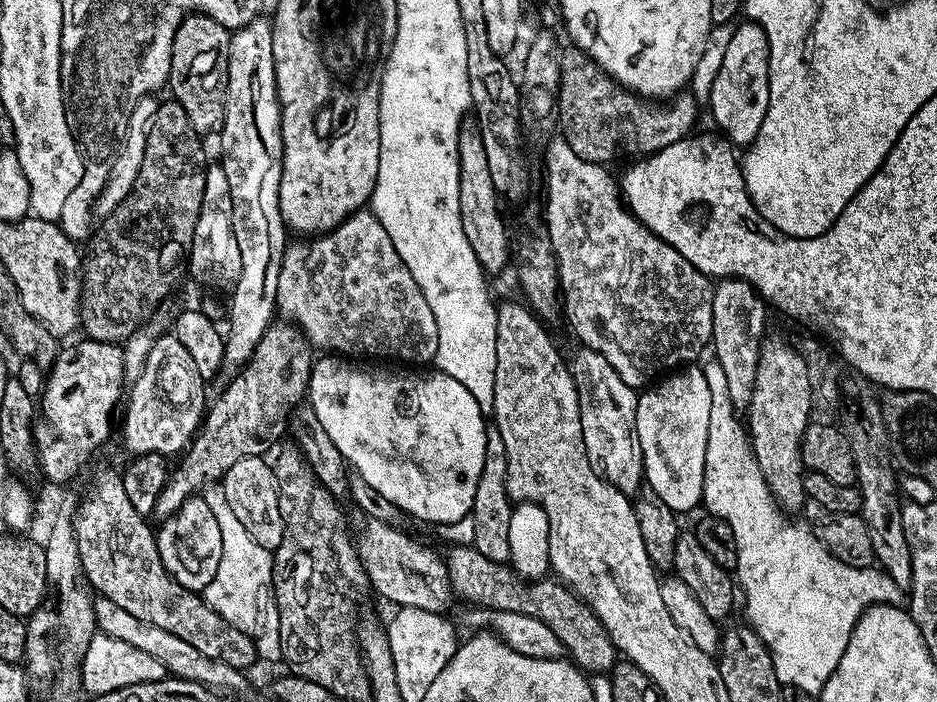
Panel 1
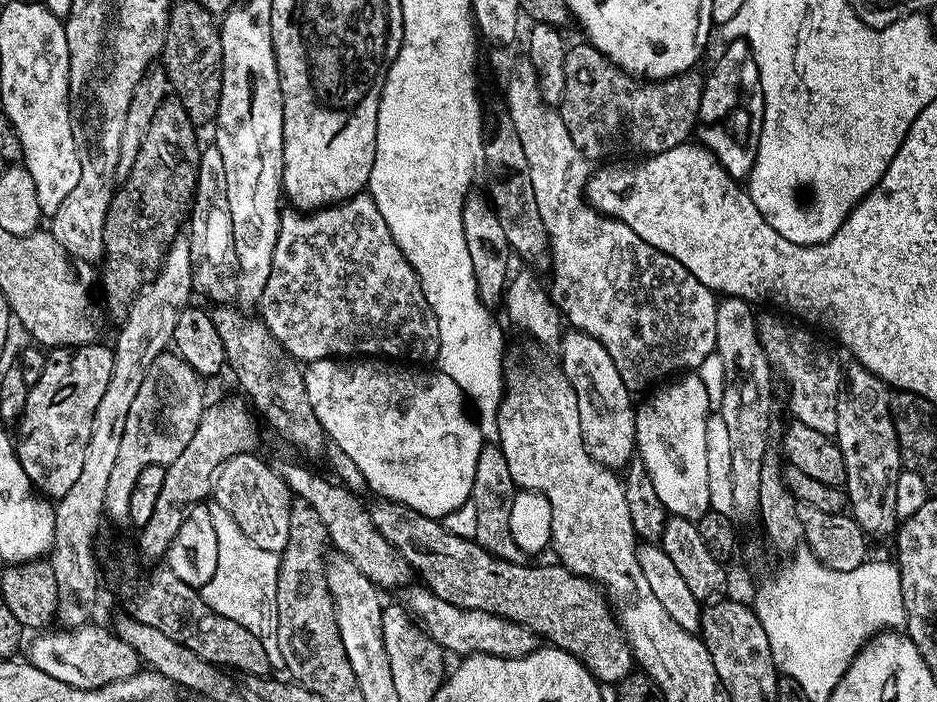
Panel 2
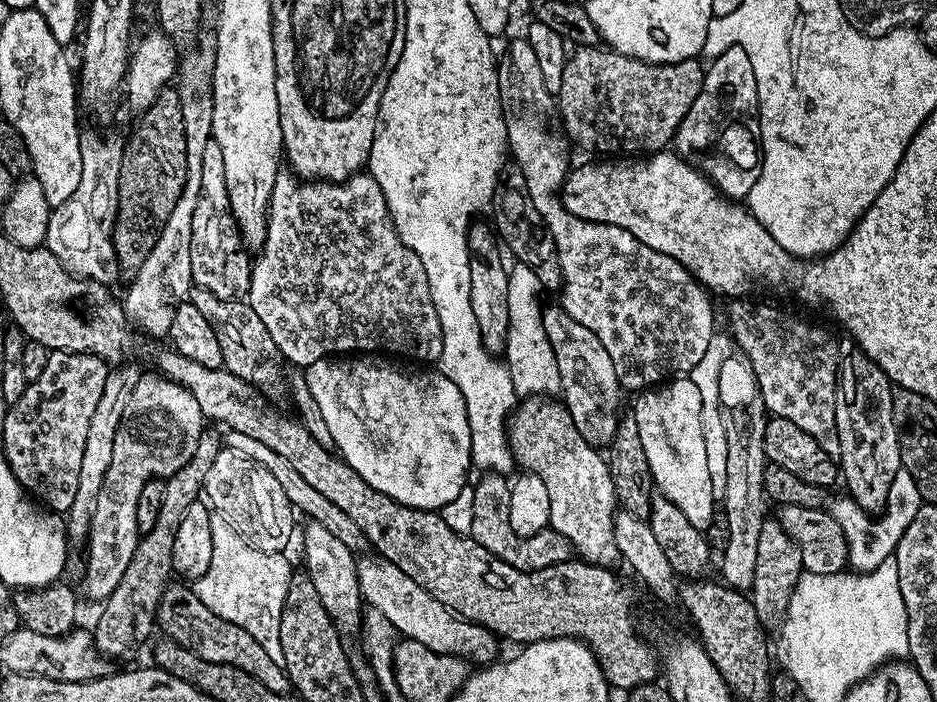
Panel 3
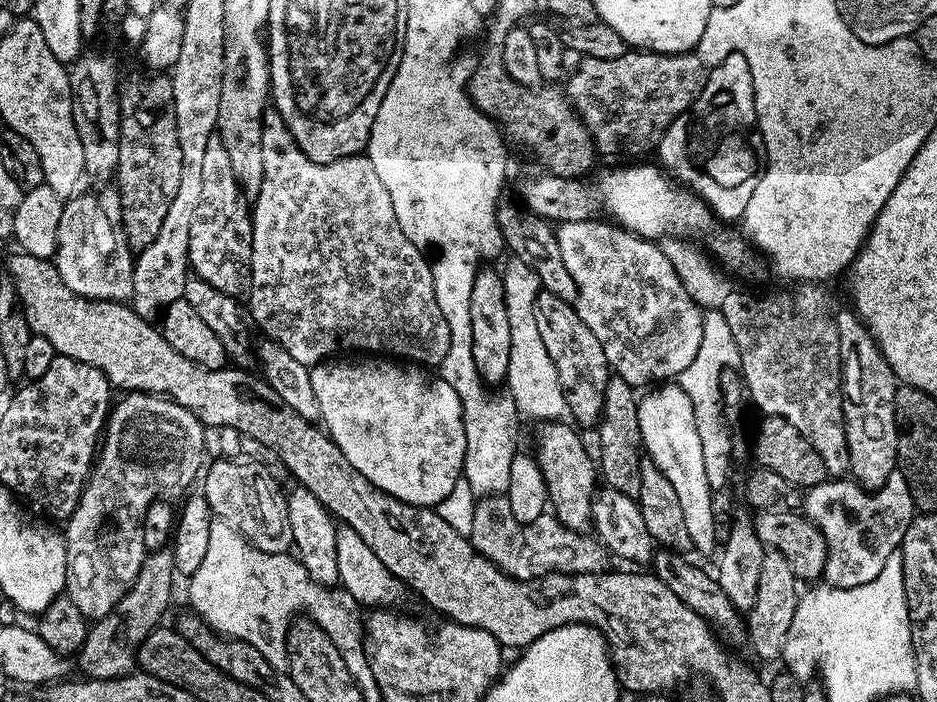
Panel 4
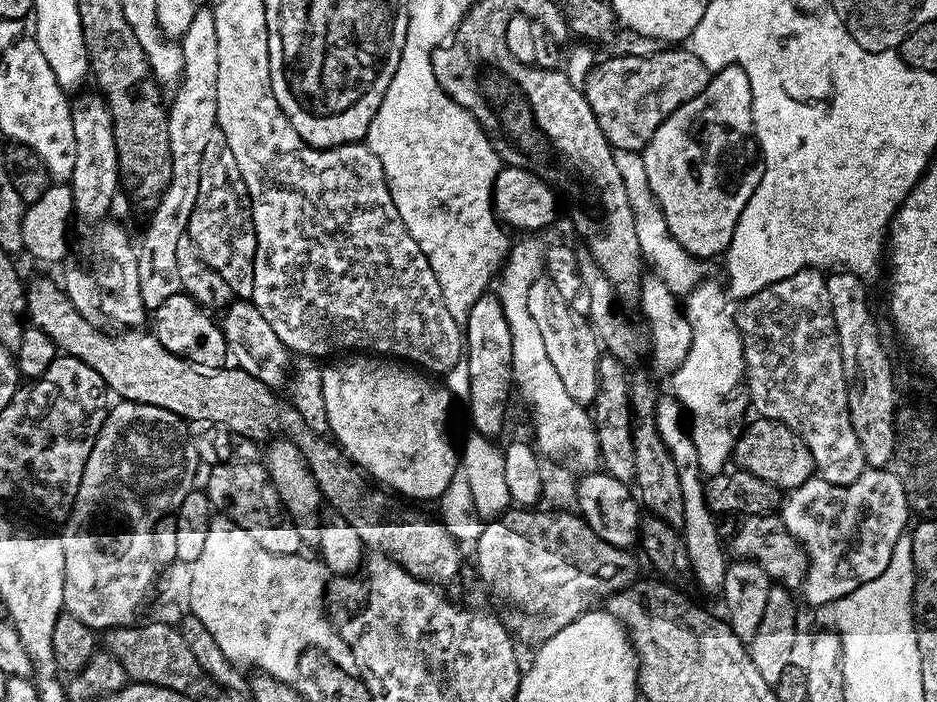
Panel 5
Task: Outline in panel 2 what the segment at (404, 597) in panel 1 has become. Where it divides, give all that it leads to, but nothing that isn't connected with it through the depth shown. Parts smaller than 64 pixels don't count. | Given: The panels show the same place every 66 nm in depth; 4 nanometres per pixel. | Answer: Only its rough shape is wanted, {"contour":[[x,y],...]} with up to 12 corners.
{"contour":[[284,462],[280,479],[315,510],[329,543],[382,590],[412,569],[351,490]]}

